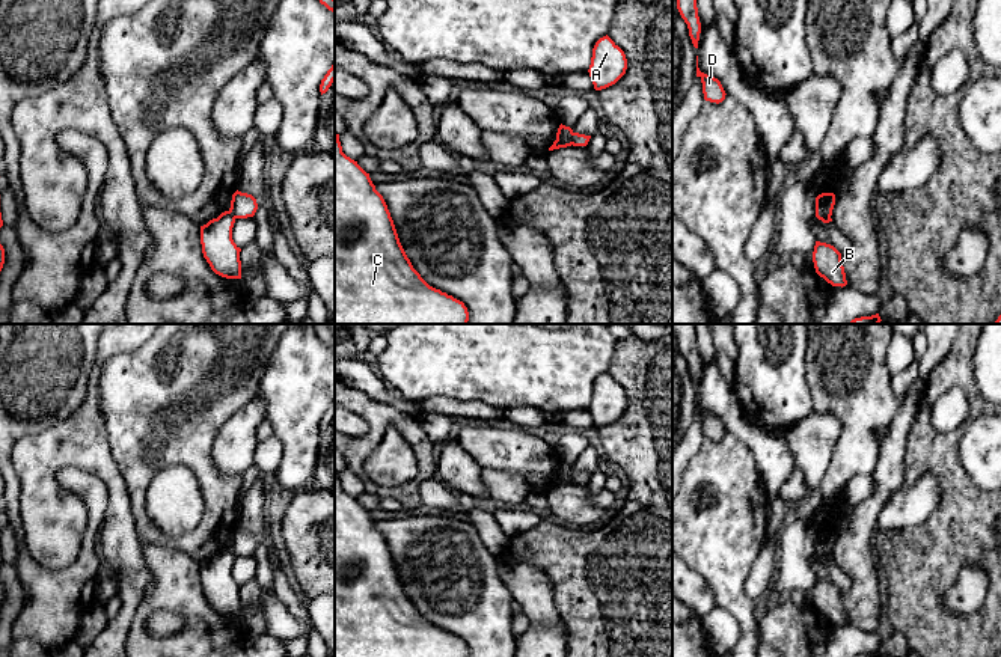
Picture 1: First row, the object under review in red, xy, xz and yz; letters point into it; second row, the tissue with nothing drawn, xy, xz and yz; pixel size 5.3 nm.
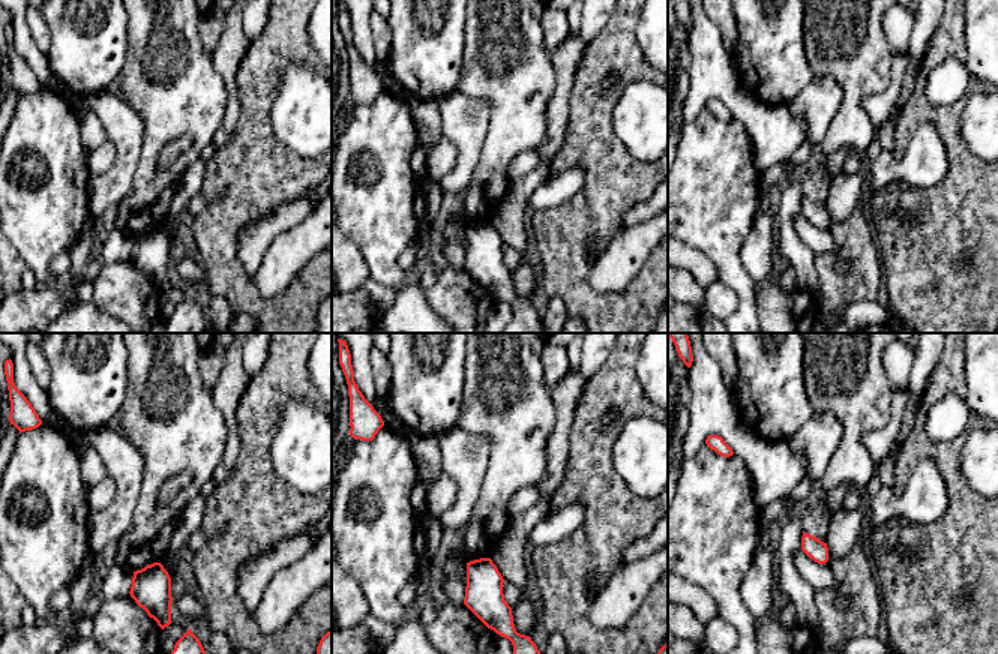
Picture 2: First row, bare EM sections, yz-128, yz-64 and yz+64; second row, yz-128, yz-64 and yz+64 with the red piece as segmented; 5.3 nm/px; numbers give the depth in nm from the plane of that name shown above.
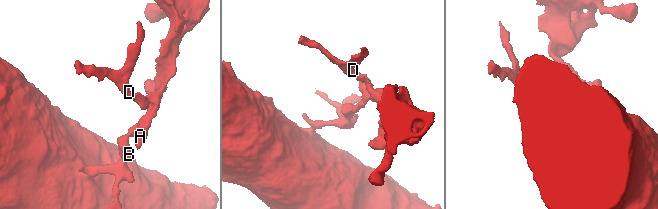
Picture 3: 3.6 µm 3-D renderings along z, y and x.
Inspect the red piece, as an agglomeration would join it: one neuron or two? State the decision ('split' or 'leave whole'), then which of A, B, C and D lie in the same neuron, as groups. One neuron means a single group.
split | A D / B C

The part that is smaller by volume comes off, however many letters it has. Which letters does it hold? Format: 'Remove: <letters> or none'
Remove: A, D

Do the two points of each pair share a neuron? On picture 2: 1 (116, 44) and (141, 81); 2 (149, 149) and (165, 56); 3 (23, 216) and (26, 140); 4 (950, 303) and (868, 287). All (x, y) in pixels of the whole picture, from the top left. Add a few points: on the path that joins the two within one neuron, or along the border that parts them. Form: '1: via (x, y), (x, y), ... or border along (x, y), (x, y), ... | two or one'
1: border along (128, 24), (126, 60), (107, 89) | two
2: via (161, 126), (165, 120), (165, 78) | one
3: via (42, 195), (53, 180), (47, 155) | one
4: border along (878, 252), (883, 276) | two

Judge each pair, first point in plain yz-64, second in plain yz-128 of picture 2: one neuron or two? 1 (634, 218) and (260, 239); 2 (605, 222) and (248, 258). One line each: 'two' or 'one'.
1: one
2: two

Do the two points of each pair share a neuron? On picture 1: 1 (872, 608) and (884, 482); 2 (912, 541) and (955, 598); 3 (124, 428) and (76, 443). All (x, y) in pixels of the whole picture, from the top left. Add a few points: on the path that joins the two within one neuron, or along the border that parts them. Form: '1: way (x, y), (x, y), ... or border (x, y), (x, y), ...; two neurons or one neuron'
1: way (864, 576), (863, 528), (866, 514); one neuron
2: border (973, 564), (945, 594), (945, 606), (958, 615); two neurons
3: border (98, 398), (110, 454), (118, 466); two neurons

